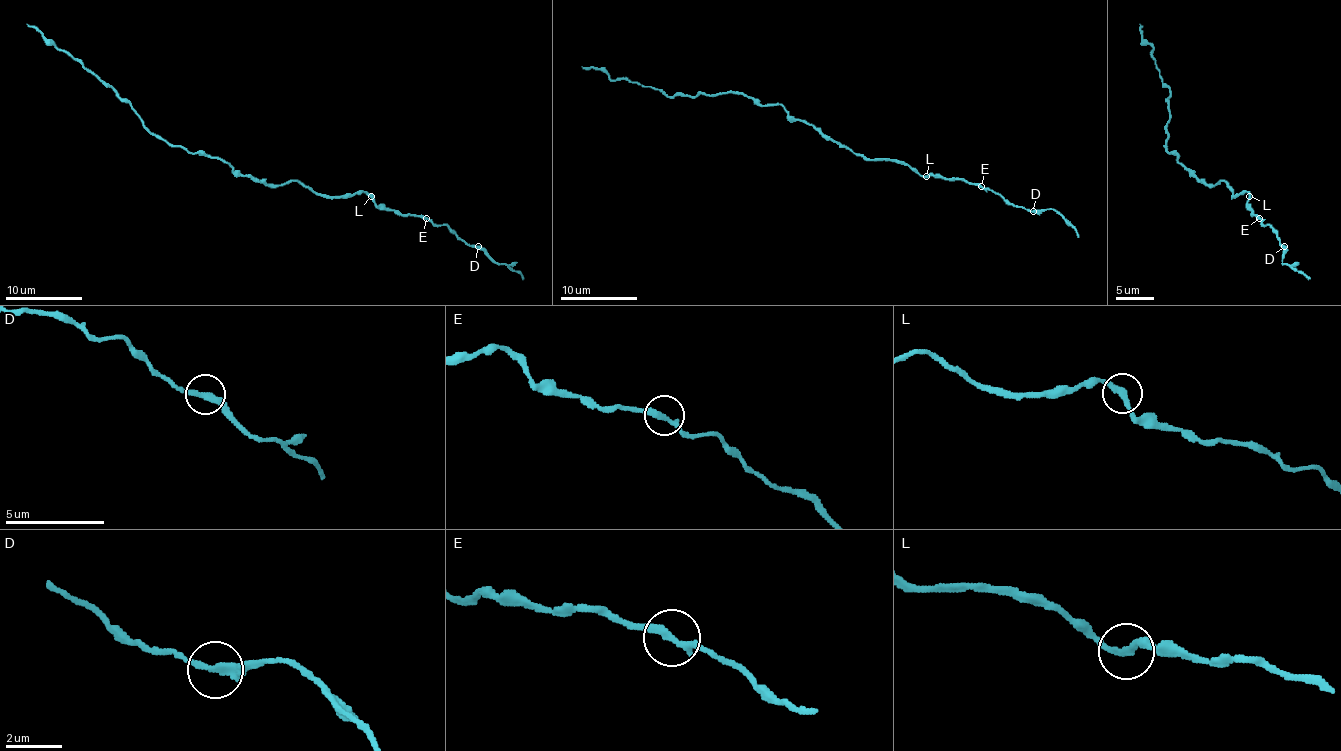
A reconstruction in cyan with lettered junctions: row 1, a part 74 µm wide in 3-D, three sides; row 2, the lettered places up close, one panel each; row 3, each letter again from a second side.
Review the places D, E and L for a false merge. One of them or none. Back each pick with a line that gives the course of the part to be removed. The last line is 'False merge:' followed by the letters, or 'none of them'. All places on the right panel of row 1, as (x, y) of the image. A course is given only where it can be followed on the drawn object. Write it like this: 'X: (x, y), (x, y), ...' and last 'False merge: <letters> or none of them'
False merge: none of them

